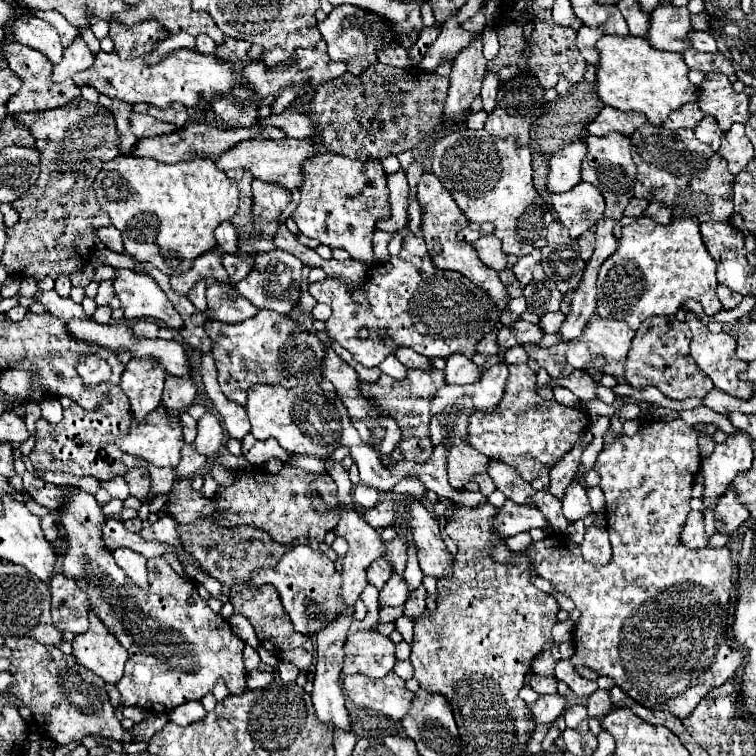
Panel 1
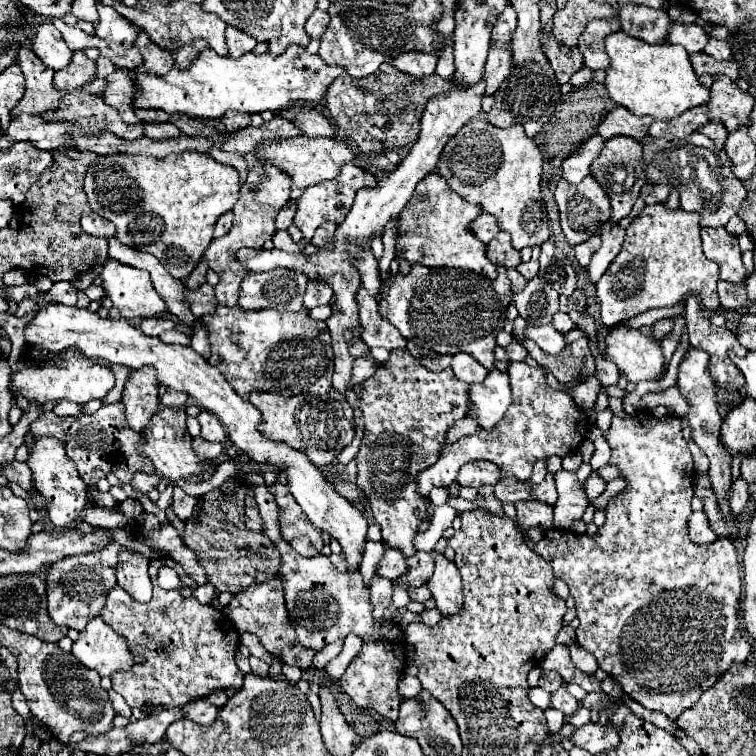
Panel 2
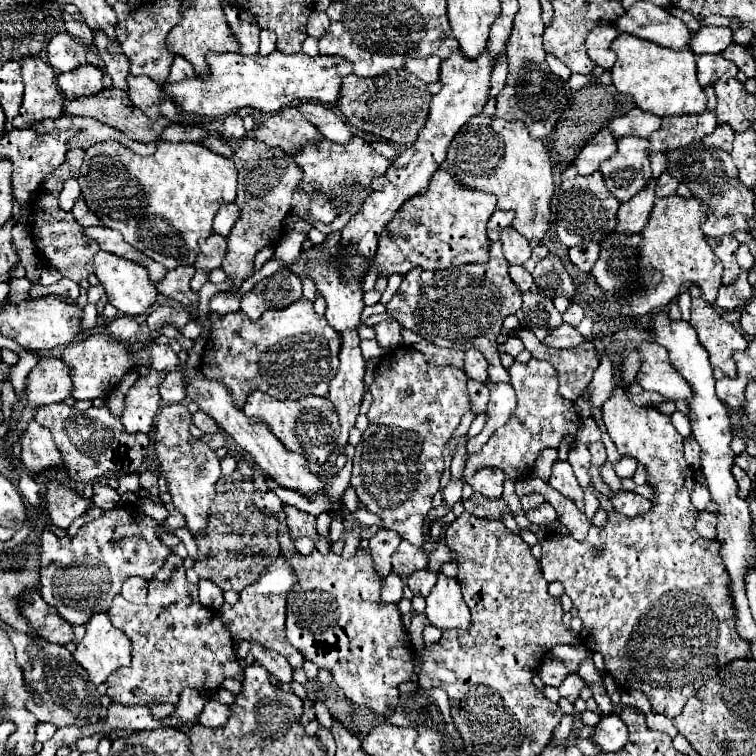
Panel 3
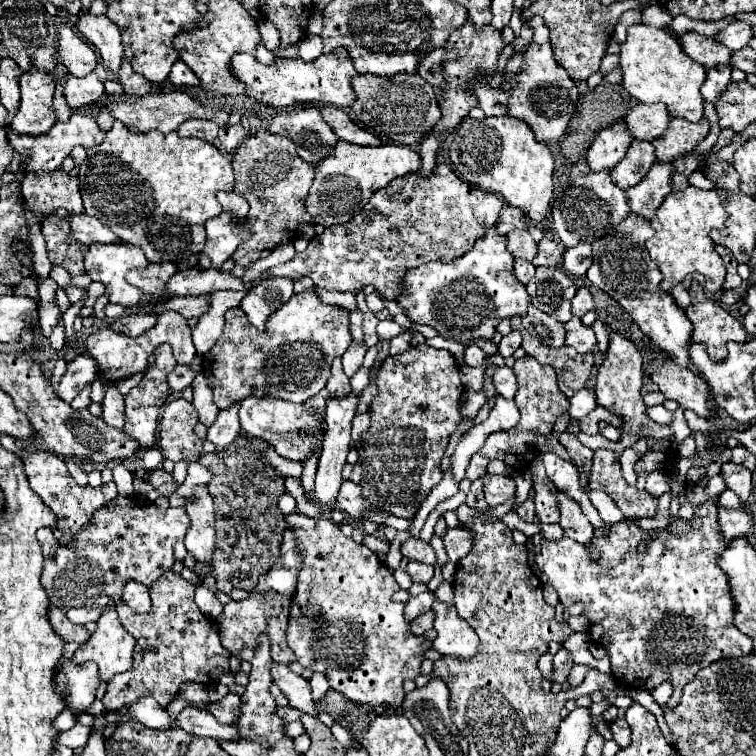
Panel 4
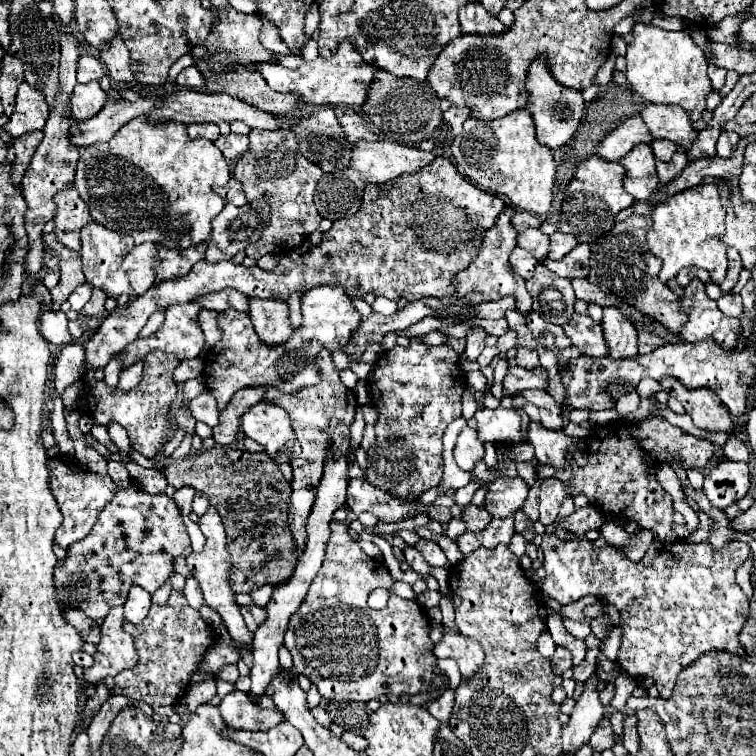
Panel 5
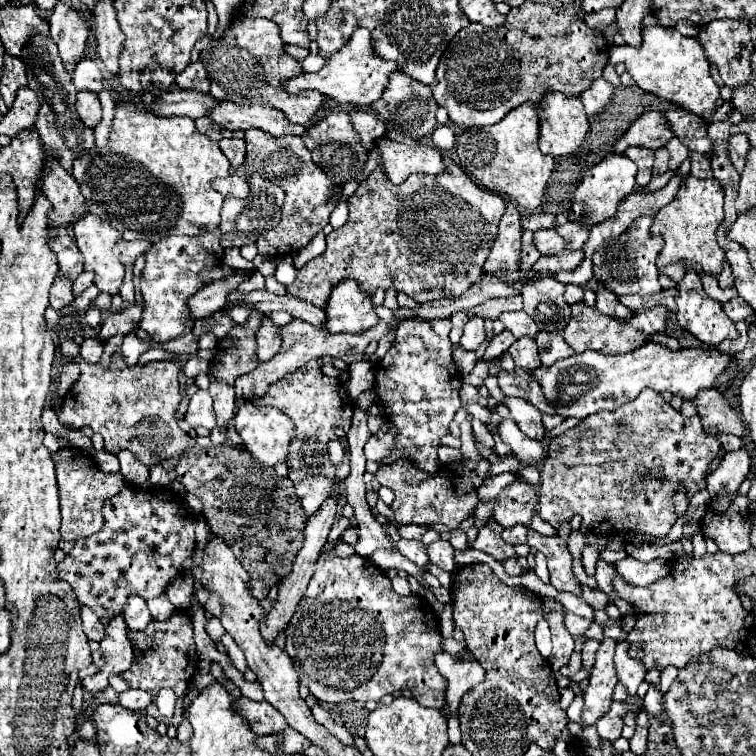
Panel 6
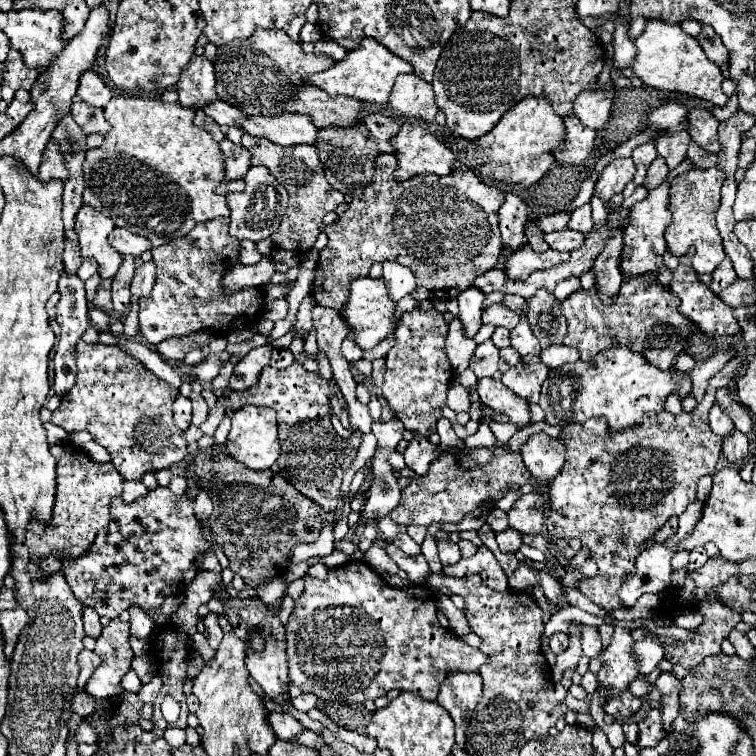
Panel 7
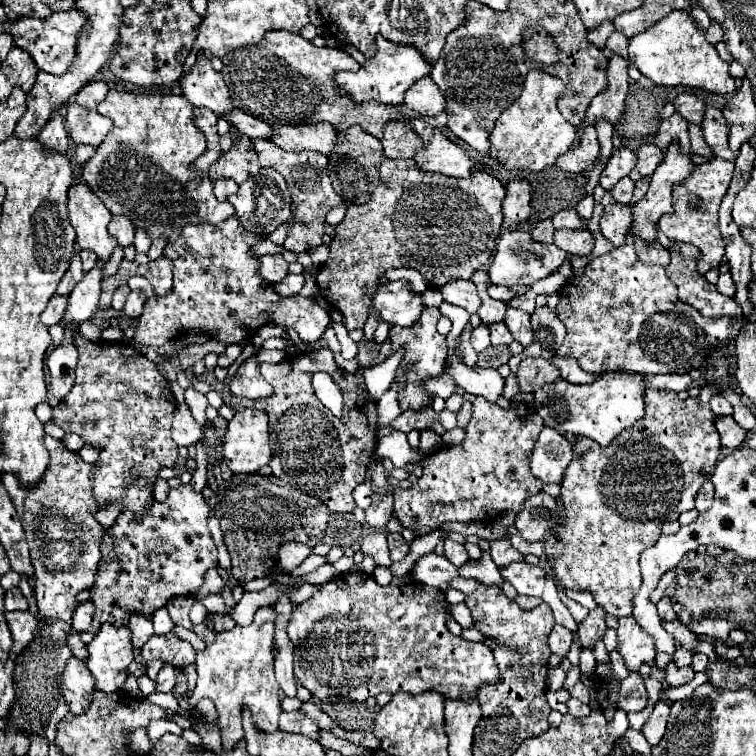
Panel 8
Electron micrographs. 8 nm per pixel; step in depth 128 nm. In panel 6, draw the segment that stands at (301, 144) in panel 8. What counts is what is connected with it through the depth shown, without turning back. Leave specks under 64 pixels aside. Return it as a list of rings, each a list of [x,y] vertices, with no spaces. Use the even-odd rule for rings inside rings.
[[[220,102],[216,110],[212,110],[210,120],[226,130],[248,130],[258,128],[276,138],[280,136],[304,136],[306,128],[300,124],[292,124],[284,112],[274,110],[270,106],[238,106],[234,102]]]

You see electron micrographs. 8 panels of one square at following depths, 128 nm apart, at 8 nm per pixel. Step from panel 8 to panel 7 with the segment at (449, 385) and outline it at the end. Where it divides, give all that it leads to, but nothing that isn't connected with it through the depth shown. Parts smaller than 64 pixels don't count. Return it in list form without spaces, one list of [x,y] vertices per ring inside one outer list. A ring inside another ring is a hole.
[[[454,378],[450,382],[450,388],[448,388],[448,406],[454,410],[454,412],[468,412],[470,408],[470,394],[468,390],[460,384],[458,378]]]

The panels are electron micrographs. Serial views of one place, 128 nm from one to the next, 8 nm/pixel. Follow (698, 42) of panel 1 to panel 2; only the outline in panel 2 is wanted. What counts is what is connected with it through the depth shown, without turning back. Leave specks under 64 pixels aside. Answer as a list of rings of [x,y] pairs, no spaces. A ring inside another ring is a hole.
[[[712,38],[712,42],[708,42],[708,50],[704,50],[704,52],[718,60],[732,60],[732,50],[730,50],[728,42],[722,42],[716,38]]]

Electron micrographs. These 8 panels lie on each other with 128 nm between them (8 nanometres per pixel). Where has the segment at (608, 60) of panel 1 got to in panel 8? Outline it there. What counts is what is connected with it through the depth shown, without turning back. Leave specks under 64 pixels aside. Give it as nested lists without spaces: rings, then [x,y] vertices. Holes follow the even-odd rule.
[[[672,10],[666,18],[636,34],[630,40],[628,54],[630,64],[660,86],[690,86],[716,94],[730,94],[736,88],[734,78],[728,74],[730,64],[718,56],[716,48],[710,42],[706,42],[704,30],[698,28],[694,18],[686,10]]]

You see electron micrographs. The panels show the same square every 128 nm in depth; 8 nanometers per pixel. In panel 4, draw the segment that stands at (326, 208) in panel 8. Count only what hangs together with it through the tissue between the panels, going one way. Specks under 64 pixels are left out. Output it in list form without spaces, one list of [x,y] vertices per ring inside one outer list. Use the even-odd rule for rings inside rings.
[[[268,130],[248,136],[232,154],[232,166],[236,176],[234,190],[246,196],[250,204],[248,220],[252,220],[252,238],[232,254],[232,260],[240,266],[250,266],[264,250],[274,250],[282,242],[292,242],[302,224],[314,224],[312,216],[304,208],[304,198],[314,182],[316,168],[298,156],[294,142]]]

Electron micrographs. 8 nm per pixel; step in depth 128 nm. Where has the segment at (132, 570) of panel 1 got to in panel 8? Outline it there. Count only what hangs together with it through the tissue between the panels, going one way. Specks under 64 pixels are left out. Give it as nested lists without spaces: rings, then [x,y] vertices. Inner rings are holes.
[[[140,614],[132,616],[130,622],[128,622],[128,628],[132,630],[132,644],[136,648],[142,648],[150,636],[154,636],[154,628],[152,628],[152,620],[150,618],[144,618]]]

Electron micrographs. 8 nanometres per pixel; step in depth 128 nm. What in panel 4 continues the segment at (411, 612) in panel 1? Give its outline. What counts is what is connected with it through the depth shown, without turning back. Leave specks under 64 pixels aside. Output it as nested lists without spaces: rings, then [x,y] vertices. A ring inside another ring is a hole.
[[[408,562],[408,574],[412,578],[412,582],[422,582],[422,584],[428,584],[432,574],[434,574],[434,566],[428,566],[428,564],[422,564],[422,562]]]

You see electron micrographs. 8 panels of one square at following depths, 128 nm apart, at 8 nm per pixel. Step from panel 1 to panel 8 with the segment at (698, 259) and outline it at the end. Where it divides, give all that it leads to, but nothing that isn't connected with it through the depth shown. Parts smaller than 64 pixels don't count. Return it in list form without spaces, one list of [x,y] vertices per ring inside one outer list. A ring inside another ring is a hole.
[[[710,158],[708,162],[698,164],[696,170],[690,174],[690,178],[684,180],[674,190],[674,214],[662,216],[658,222],[660,230],[670,240],[688,242],[702,252],[702,258],[698,260],[700,274],[706,274],[710,268],[720,266],[724,258],[724,238],[718,228],[718,208],[728,190],[732,172],[734,172],[734,162],[728,162],[724,158]]]

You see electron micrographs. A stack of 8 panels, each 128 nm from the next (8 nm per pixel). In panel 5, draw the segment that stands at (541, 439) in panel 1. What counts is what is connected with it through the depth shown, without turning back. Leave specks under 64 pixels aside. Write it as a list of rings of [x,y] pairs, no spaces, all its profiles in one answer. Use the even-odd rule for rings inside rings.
[[[516,346],[516,362],[518,362],[518,366],[528,368],[528,370],[540,366],[536,350],[530,350],[530,348],[524,348],[524,346]],[[466,426],[460,436],[458,436],[458,444],[456,444],[456,462],[464,468],[464,470],[472,470],[472,466],[464,464],[464,462],[476,462],[484,456],[484,446],[482,442],[476,438],[476,430],[472,430],[470,426]]]

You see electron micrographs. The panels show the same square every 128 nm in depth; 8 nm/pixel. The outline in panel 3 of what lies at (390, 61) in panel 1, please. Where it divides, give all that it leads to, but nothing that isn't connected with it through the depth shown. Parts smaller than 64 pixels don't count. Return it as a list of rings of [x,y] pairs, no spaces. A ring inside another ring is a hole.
[[[428,56],[428,58],[414,58],[406,66],[412,74],[416,74],[424,82],[438,82],[438,58]]]

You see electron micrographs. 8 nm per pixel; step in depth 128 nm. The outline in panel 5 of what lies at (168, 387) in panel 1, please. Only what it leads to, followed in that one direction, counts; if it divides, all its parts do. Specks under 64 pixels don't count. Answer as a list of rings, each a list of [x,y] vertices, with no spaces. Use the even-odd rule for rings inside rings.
[[[200,358],[194,360],[182,360],[180,366],[174,370],[174,378],[178,384],[190,380],[190,378],[198,378],[204,372],[204,362]]]

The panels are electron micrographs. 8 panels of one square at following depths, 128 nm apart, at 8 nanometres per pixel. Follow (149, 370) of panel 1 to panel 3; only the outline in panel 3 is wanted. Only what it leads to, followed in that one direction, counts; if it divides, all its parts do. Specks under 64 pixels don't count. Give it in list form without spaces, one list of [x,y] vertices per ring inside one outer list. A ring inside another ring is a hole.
[[[150,370],[148,376],[138,378],[136,384],[126,394],[126,410],[122,416],[122,424],[128,434],[150,434],[154,416],[160,408],[160,394],[158,386],[164,380],[166,372]]]

